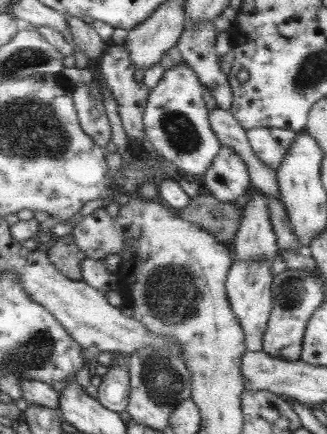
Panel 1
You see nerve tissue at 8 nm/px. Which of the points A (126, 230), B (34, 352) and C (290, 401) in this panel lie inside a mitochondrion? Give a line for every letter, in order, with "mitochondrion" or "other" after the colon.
A: other
B: mitochondrion
C: other

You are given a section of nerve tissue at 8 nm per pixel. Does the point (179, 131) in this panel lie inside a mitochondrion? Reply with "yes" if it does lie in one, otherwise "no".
yes

